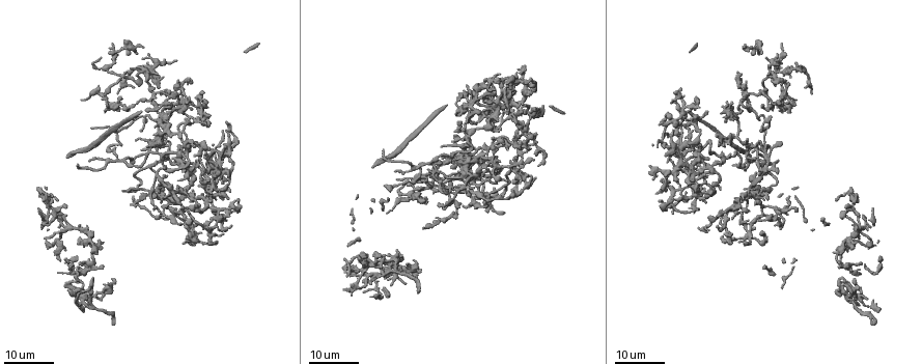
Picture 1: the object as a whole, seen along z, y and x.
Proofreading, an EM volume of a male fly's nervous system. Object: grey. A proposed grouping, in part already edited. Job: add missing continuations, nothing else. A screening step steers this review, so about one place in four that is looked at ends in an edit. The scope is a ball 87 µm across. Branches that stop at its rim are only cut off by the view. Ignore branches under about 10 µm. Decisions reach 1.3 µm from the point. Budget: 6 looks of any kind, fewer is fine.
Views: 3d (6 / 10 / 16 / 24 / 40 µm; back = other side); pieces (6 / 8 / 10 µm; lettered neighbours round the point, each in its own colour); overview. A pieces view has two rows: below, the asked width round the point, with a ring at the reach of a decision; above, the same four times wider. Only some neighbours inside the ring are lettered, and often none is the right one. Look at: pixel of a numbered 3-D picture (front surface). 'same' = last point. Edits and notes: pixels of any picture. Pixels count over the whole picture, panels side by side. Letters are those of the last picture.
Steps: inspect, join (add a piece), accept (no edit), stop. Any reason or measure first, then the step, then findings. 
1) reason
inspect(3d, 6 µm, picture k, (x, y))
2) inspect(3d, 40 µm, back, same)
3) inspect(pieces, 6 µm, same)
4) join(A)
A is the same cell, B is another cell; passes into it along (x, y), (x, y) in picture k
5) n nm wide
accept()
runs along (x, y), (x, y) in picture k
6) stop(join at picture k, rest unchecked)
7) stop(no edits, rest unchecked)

an open end
inspect(3d, 24 µm, picture 1, (776, 168))

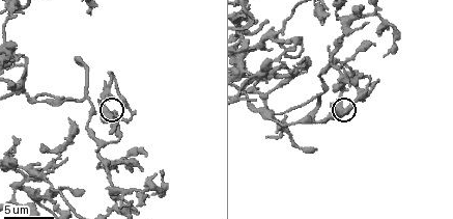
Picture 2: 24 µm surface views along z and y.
inspect(pieces, 6 µm, same)

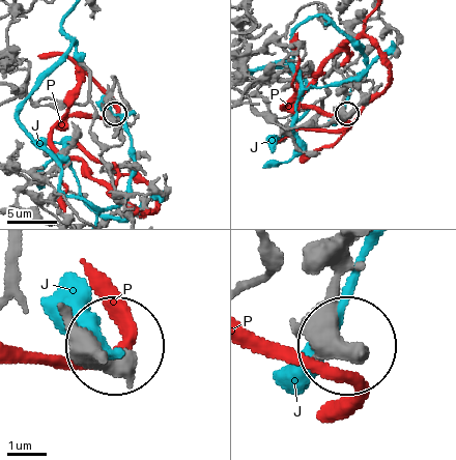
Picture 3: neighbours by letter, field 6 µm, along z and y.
accept()
J and P are other cells; runs along (335, 256), (341, 342) in picture 3; no lettered piece goes on from it

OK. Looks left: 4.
free end
inspect(3d, 16 µm, picture 1, (104, 112))

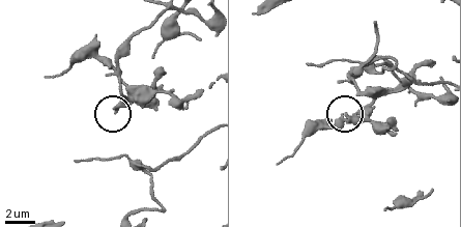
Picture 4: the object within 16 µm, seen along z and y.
inspect(pieces, 6 µm, picture 4, (346, 113))

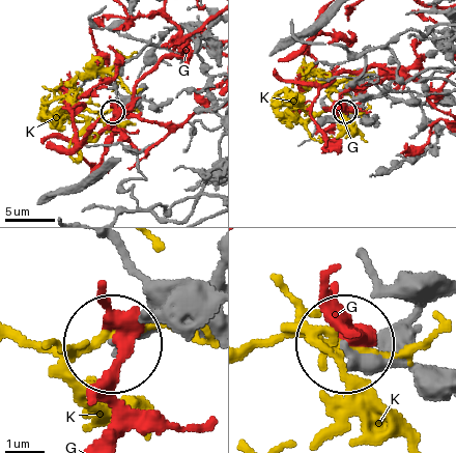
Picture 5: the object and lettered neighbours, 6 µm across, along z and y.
accept()
G and K are other cells; runs along (407, 324), (351, 347) in picture 5; no lettered piece goes on from it

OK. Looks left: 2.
thick end
inspect(pieces, 10 µm, picture 2, (76, 60))

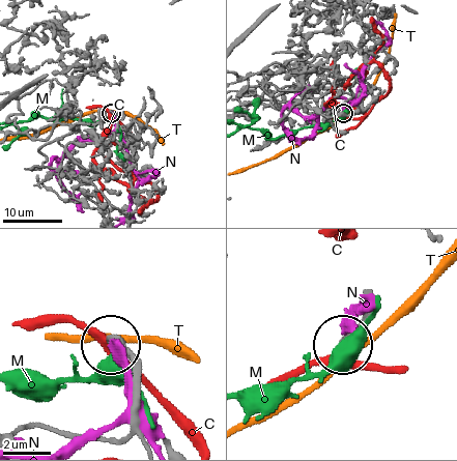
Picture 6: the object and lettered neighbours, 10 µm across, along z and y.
accept()
C, M, N and T are other cells; no lettered piece goes on from it

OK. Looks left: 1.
stop(no edits, rest unchecked)

